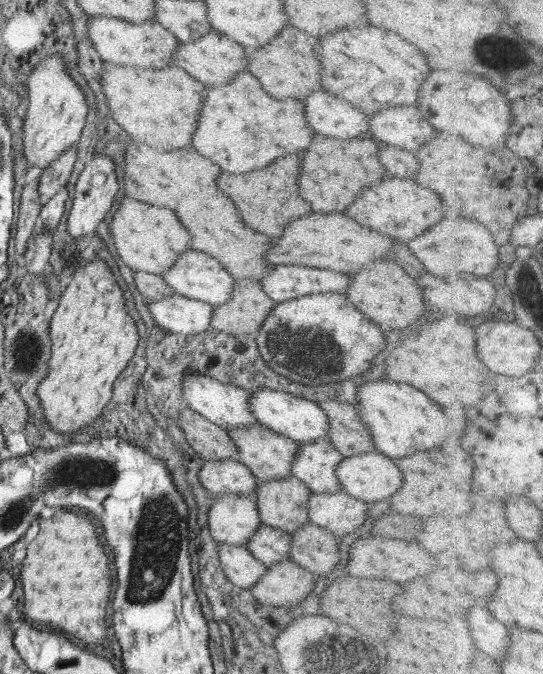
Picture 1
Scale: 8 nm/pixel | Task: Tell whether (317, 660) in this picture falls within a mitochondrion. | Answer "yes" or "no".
yes

